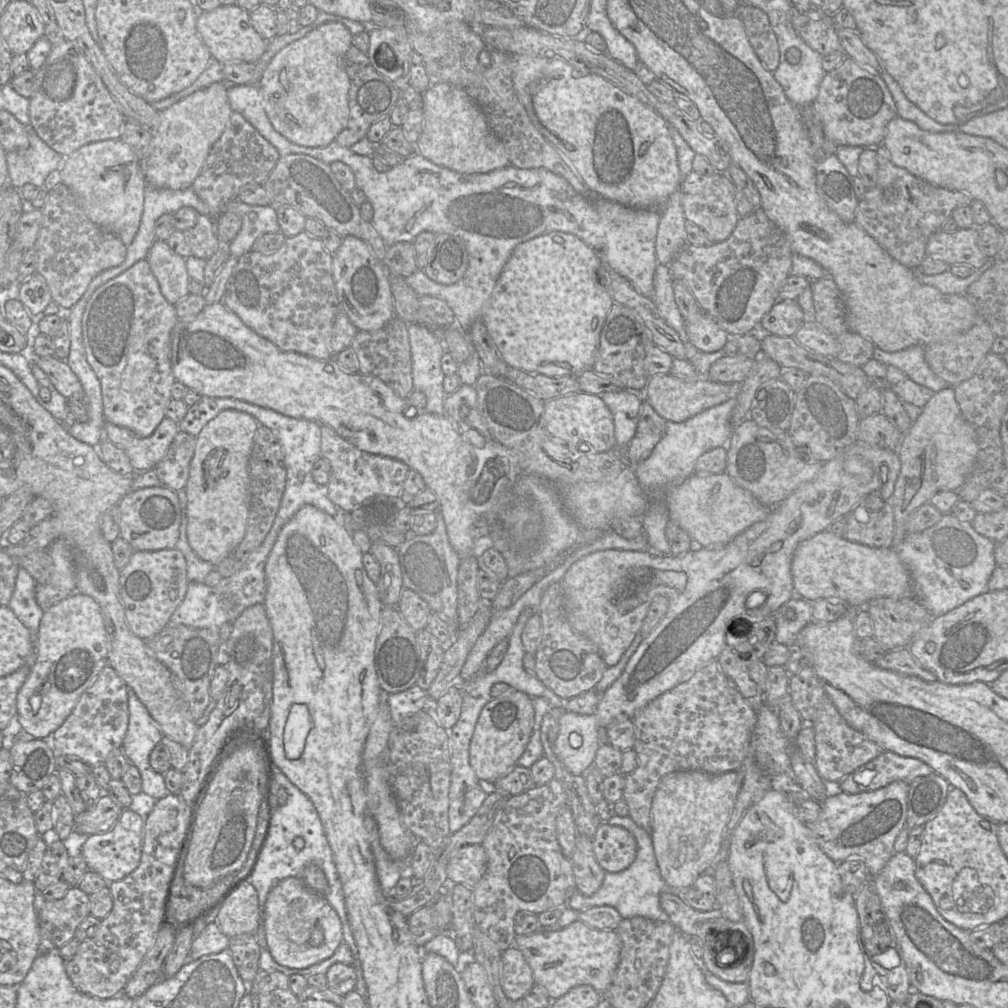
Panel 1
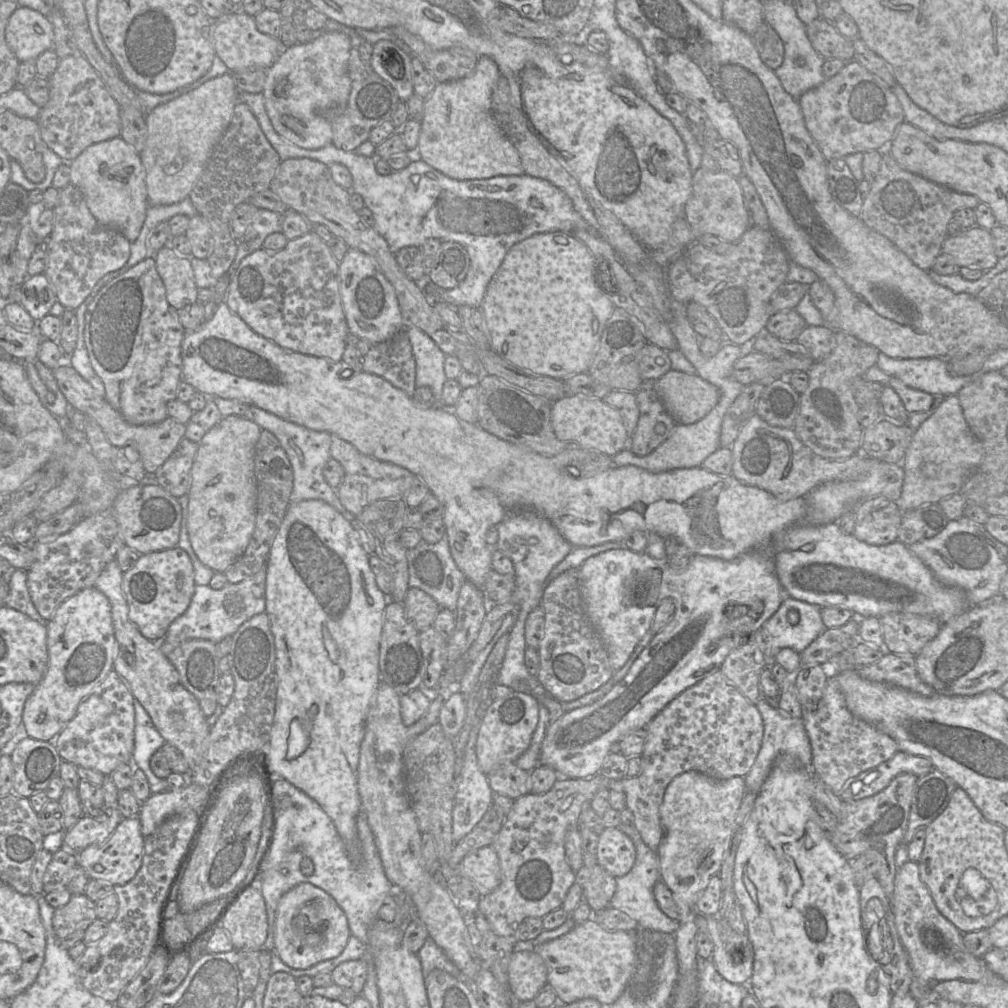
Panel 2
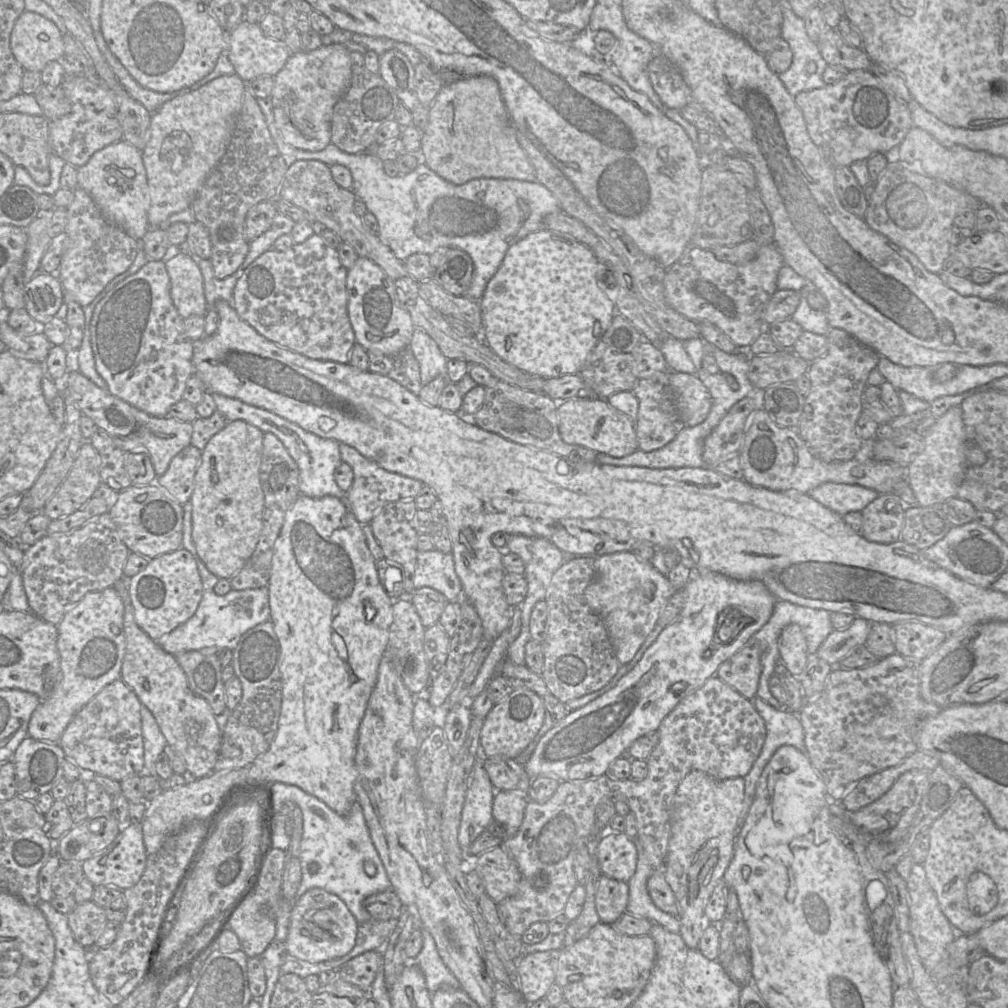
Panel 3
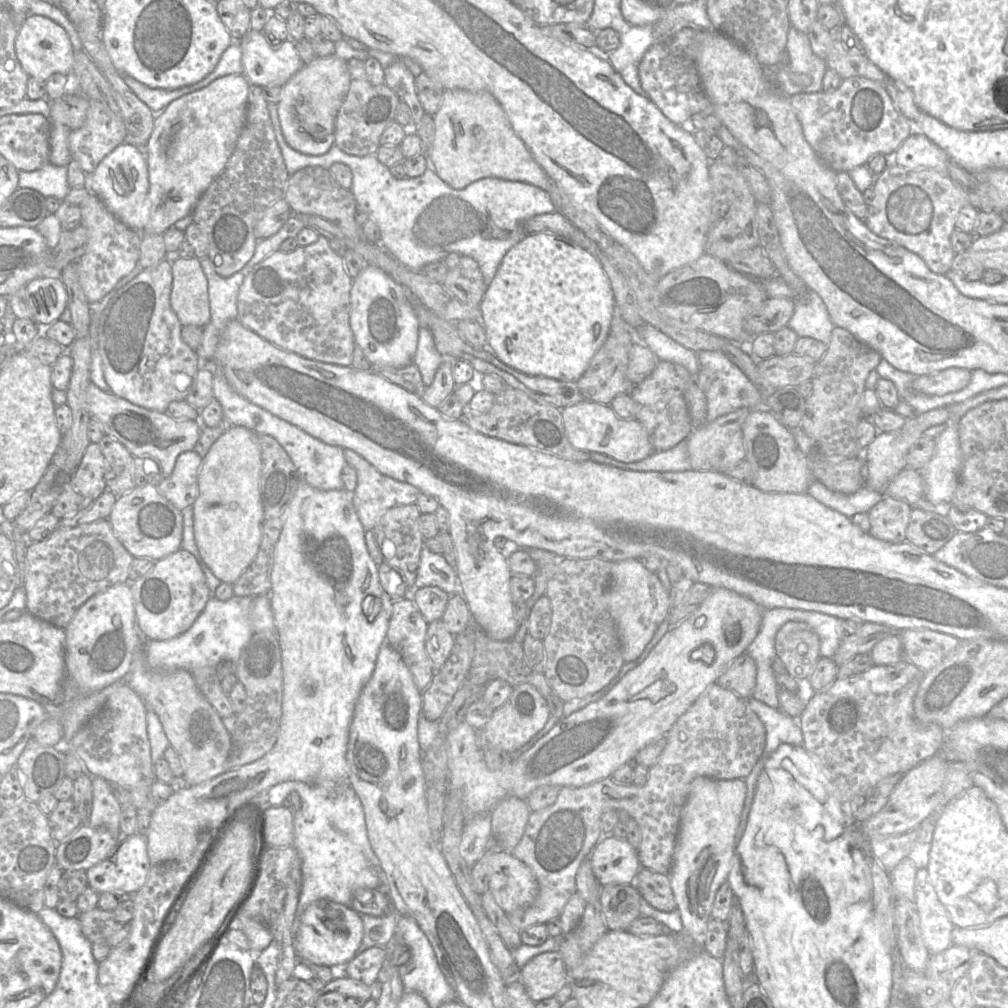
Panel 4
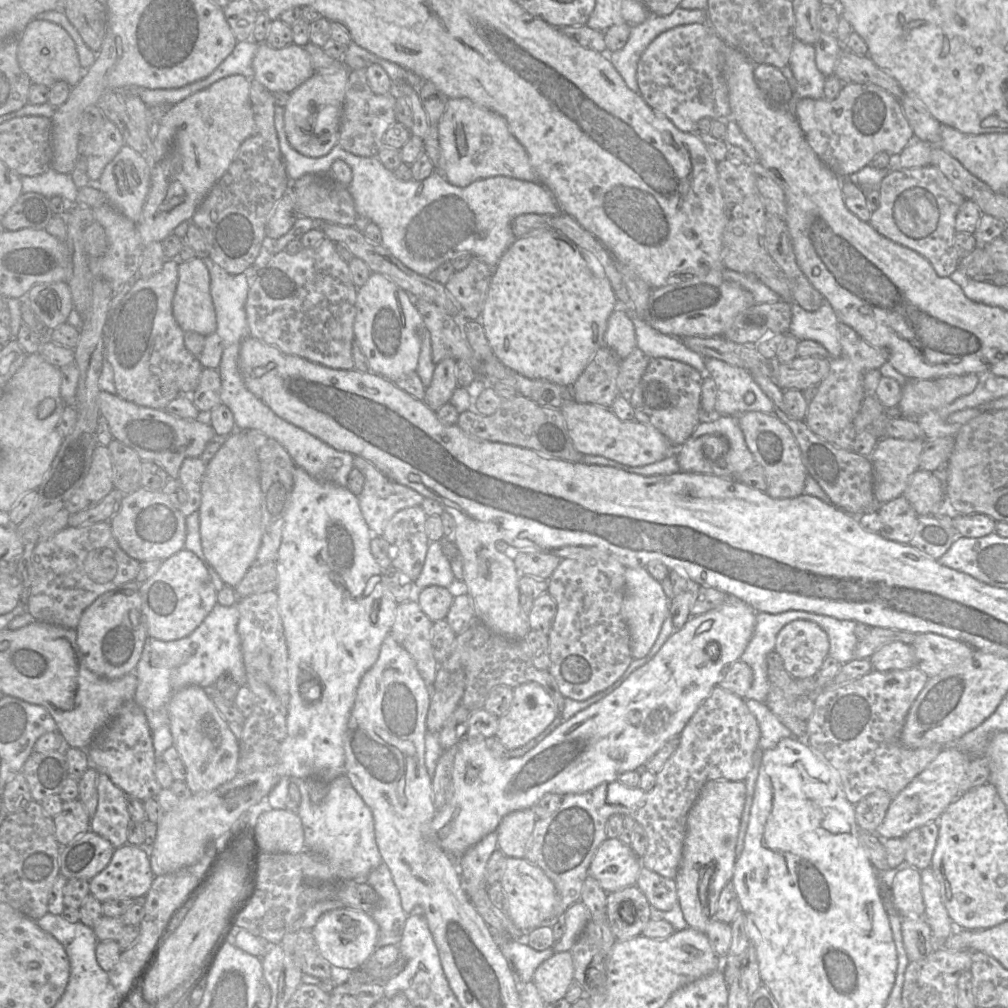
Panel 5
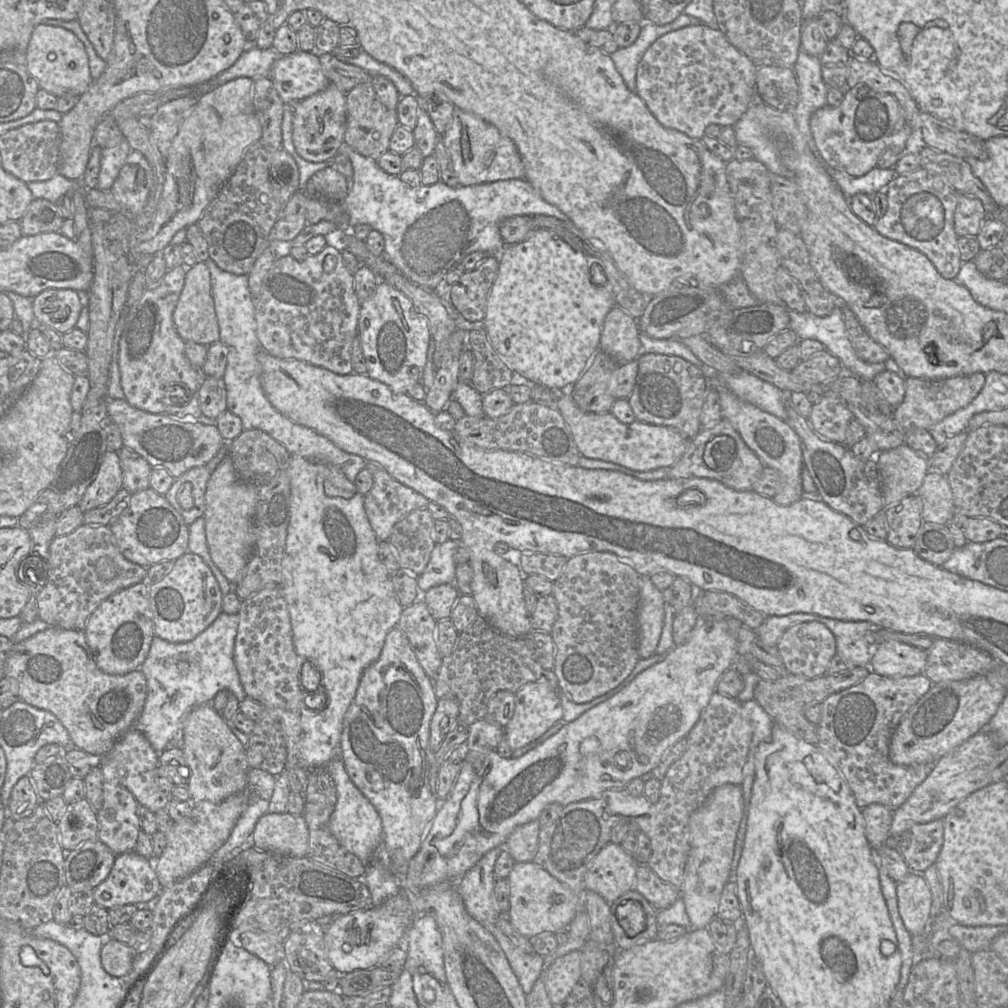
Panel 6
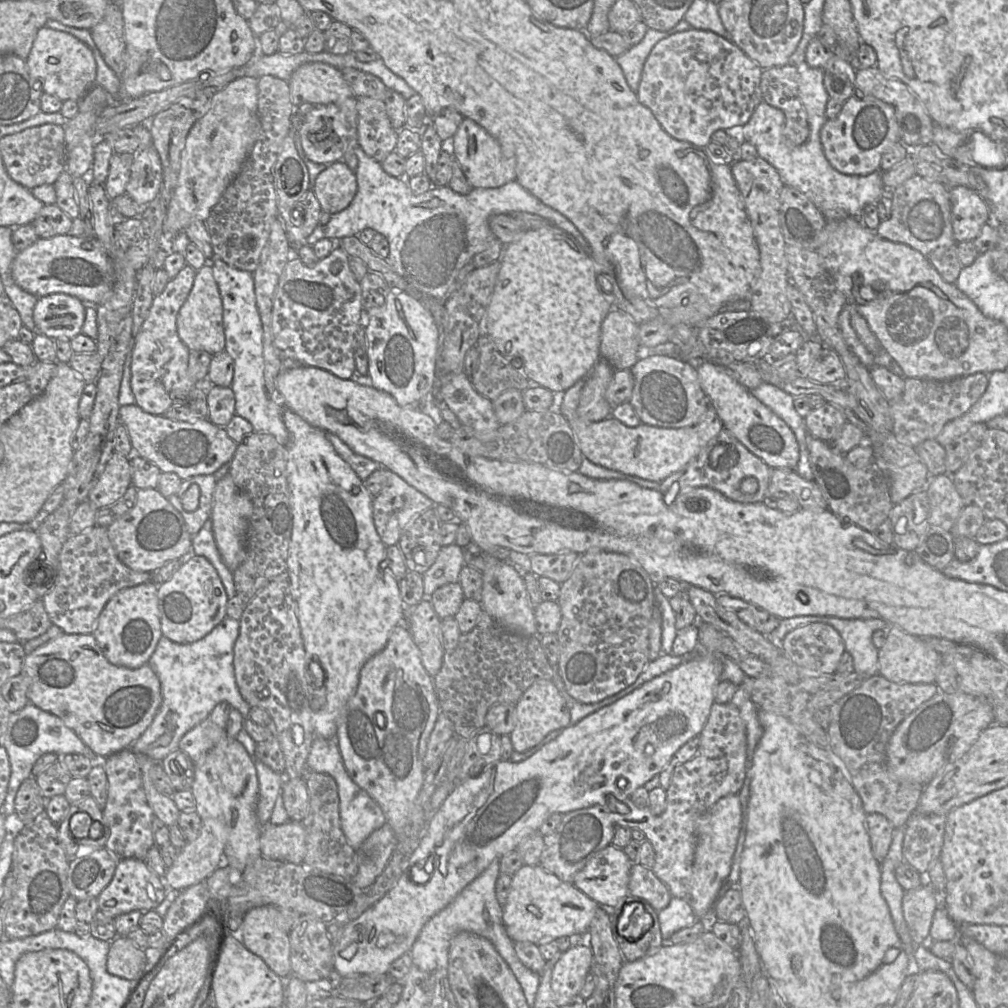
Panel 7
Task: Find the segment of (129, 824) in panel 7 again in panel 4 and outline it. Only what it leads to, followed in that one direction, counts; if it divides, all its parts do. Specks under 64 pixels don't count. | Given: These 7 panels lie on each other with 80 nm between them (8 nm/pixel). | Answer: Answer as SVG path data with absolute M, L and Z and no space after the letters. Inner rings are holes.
M100 776L92 780L93 802L92 812L88 821L91 827L105 826L114 837L120 840L121 806L114 797L109 782Z

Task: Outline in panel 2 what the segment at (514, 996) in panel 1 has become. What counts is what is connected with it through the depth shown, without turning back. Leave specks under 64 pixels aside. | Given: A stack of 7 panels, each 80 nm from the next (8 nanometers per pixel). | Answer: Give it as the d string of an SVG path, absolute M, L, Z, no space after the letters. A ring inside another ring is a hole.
M515 949L508 965L508 987L520 1001L533 1000L547 984L547 967L534 950Z

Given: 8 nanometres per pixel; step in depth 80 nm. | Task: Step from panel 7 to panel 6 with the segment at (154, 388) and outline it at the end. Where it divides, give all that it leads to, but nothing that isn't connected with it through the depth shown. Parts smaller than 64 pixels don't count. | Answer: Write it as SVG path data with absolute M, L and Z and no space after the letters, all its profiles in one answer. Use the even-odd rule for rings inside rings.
M178 265L168 269L160 285L146 289L141 298L130 307L126 307L116 326L113 351L118 351L118 366L121 376L121 387L125 400L133 407L145 412L160 414L173 405L183 404L191 395L197 393L203 375L195 368L185 353L185 341L178 334L173 313L184 287L187 267Z

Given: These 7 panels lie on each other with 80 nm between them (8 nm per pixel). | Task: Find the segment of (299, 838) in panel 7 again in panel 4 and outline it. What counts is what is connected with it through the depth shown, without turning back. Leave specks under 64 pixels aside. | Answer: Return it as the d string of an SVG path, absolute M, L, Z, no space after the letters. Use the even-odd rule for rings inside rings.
M283 806L264 809L264 833L268 847L291 847L294 843L294 818Z

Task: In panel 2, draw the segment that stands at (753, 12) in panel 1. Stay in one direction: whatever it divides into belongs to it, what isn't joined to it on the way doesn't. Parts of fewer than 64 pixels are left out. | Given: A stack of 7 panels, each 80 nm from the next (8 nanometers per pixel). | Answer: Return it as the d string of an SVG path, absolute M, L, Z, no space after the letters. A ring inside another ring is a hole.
M764 21L751 36L761 60L773 71L784 59L784 44L777 32Z

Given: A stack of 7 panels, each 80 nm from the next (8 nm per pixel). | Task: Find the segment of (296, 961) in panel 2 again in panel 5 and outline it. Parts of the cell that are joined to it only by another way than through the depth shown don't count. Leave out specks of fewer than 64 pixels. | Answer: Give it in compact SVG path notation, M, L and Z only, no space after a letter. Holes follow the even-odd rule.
M346 907L325 912L311 929L322 957L332 966L356 970L378 947L379 926L369 913Z

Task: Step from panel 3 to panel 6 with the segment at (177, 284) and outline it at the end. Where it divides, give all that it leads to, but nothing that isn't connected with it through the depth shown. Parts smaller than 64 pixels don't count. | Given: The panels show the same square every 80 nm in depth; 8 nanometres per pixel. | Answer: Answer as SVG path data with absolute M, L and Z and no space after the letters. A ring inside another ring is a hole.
M198 262L192 267L187 267L184 287L174 310L173 320L178 334L184 341L192 341L206 346L220 341L211 275L205 262Z

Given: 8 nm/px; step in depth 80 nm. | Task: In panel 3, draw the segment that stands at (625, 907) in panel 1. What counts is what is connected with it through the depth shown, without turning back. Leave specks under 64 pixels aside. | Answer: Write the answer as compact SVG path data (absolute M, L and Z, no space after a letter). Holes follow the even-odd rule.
M638 838L632 839L637 849L638 863L634 875L627 882L629 899L626 913L643 917L652 923L658 923L673 933L680 932L678 916L659 909L652 901L647 890L647 881L654 868L650 865Z

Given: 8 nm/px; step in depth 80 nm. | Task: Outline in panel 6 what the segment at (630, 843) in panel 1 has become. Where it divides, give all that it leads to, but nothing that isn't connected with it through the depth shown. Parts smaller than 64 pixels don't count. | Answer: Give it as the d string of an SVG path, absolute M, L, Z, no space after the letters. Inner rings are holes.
M607 843L584 875L585 890L601 895L609 904L634 888L640 864L621 844Z

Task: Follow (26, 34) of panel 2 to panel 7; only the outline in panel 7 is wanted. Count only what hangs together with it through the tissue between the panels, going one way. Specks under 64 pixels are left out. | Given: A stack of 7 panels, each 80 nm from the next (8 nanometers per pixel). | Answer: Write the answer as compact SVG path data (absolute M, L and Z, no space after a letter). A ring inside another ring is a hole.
M42 27L37 32L26 66L29 74L39 83L43 93L62 102L79 101L92 88L96 79L96 61L93 52L69 33Z

